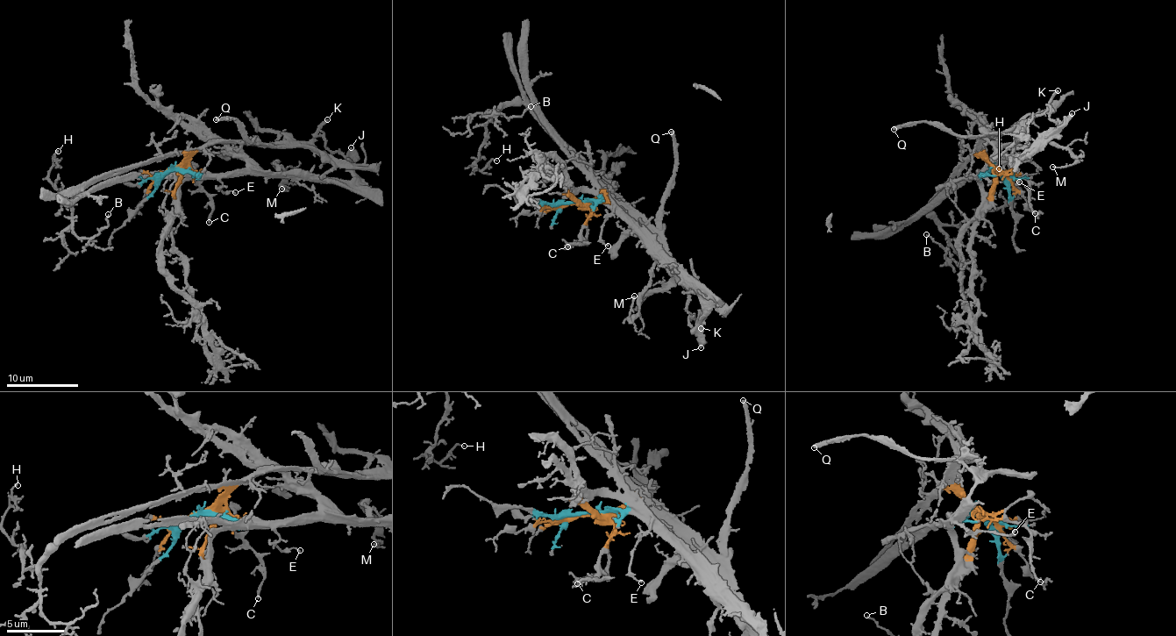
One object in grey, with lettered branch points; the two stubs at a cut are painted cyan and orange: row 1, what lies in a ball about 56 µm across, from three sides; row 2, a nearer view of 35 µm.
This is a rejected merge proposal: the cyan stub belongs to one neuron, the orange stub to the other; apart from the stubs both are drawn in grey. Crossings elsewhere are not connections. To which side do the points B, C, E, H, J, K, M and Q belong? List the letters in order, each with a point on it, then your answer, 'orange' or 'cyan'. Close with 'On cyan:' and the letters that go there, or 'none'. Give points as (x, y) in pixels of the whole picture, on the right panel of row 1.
B: at (926, 234); orange
C: at (1035, 213); orange
E: at (1019, 182); cyan
H: at (999, 168); orange
J: at (1072, 113); cyan
K: at (1058, 90); orange
M: at (1052, 167); cyan
Q: at (894, 129); orange
On cyan: E, J, M

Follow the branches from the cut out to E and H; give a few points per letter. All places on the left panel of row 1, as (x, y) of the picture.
E: (169, 170), (187, 169), (211, 174), (223, 183), (219, 189), (236, 193)
H: (170, 170), (179, 170), (186, 155), (171, 151), (111, 169), (64, 204), (48, 178), (58, 151)

